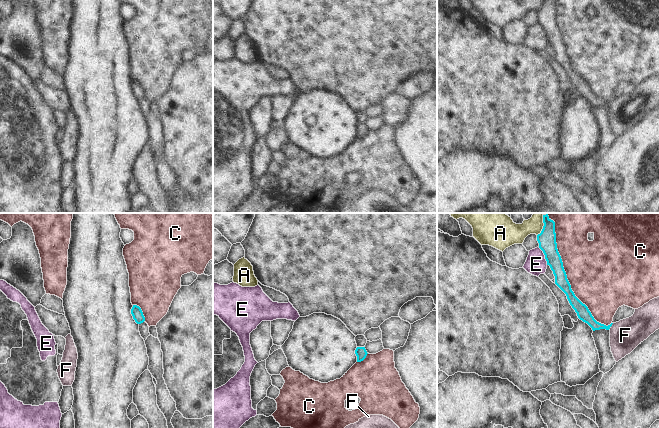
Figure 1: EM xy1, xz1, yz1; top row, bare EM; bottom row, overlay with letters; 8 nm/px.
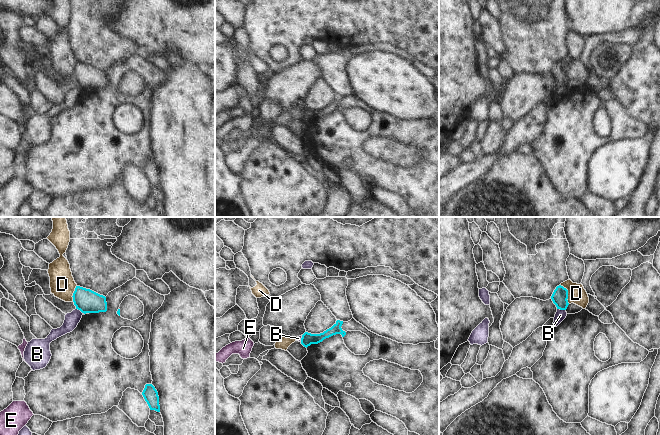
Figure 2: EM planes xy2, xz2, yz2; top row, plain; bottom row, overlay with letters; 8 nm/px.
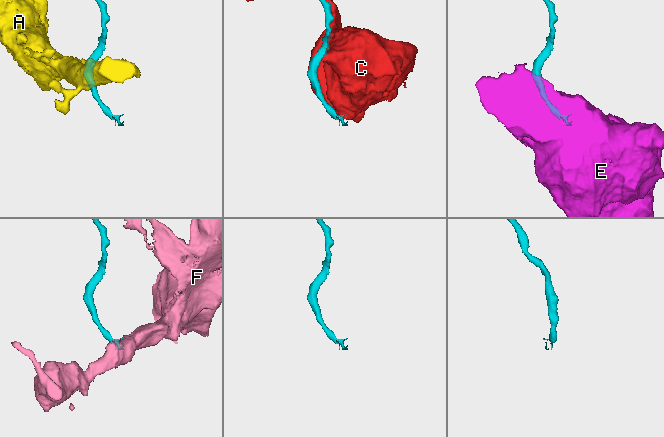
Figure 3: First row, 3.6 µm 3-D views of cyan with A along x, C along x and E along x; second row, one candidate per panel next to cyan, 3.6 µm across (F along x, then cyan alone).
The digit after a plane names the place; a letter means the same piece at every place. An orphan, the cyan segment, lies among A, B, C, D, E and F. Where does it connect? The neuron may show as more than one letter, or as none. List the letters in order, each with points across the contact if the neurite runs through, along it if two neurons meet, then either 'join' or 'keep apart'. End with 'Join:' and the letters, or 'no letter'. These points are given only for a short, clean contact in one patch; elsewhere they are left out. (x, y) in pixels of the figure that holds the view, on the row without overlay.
A: along yz1 (544, 0), (537, 11) | keep apart
B: along yz2 (557, 84), (565, 86) | keep apart
C: keep apart
D: along yz2 (560, 60), (567, 66), (567, 77), (569, 79) | keep apart
E: along yz1 (538, 23), (542, 27), (547, 40) | keep apart
F: across yz1 (583, 89), (597, 102), (611, 101), (625, 111) | join
Join: F

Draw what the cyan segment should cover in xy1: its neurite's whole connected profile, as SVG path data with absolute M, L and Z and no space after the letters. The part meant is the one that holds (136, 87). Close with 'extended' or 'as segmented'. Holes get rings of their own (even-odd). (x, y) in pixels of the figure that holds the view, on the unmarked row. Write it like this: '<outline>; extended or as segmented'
M133 81L133 83L131 85L131 90L137 100L141 100L145 97L145 93L144 93L143 88L139 82Z; as segmented

